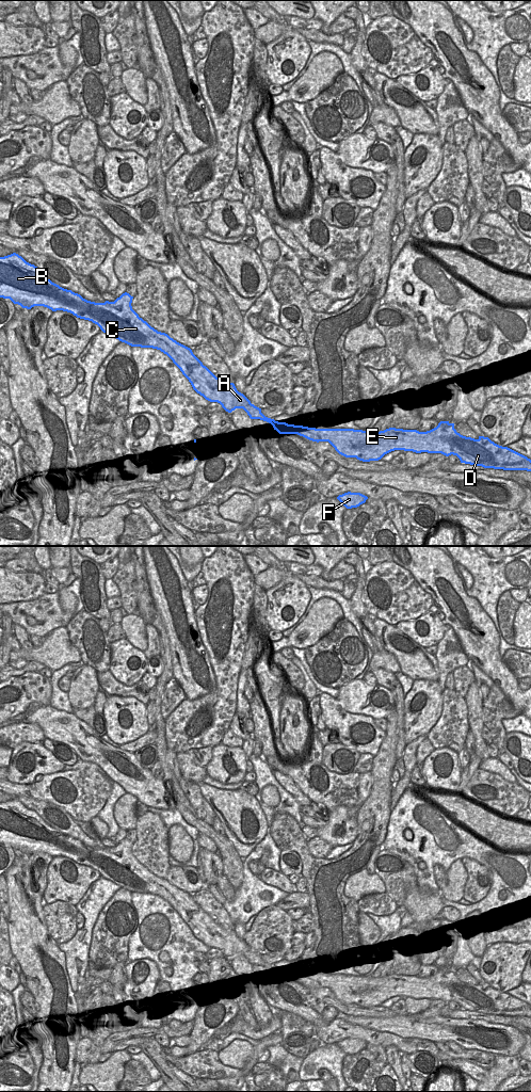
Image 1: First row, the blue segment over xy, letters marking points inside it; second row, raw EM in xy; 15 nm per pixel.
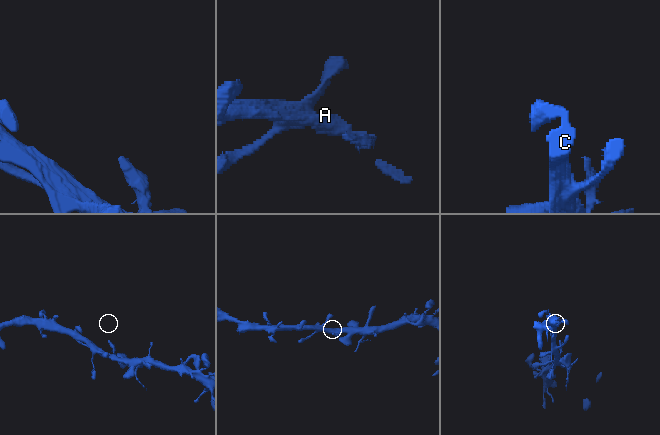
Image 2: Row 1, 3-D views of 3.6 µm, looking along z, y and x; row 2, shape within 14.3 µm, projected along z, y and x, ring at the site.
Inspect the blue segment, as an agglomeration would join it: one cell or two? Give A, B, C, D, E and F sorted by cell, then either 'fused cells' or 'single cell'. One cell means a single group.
A B C D E F; single cell

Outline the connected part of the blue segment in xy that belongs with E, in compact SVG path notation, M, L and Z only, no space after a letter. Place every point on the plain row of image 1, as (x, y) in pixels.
M16 799L0 803L0 844L10 845L14 850L22 854L31 855L34 852L44 852L52 857L63 856L73 860L77 864L92 867L100 876L122 888L131 893L152 894L166 900L189 926L193 935L210 948L218 948L222 953L231 959L236 954L243 954L251 965L260 965L271 969L279 980L297 980L312 987L328 987L335 996L345 1003L356 1003L363 1008L379 1007L385 1000L395 996L413 997L416 999L441 999L446 1002L456 1001L461 1009L482 1012L484 1014L503 1016L527 1016L531 1017L531 1006L527 1002L508 994L502 993L488 983L479 982L478 985L461 981L454 975L454 969L440 967L438 971L427 978L417 976L403 976L389 974L384 977L373 978L372 976L354 975L316 975L303 971L278 968L266 963L261 954L255 952L241 938L234 929L225 928L216 924L203 909L193 900L192 896L167 880L158 878L146 867L139 863L132 855L133 842L125 838L114 848L95 849L83 845L71 836L64 835L48 825L34 810L27 808Z

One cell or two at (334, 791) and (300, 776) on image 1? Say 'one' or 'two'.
one

